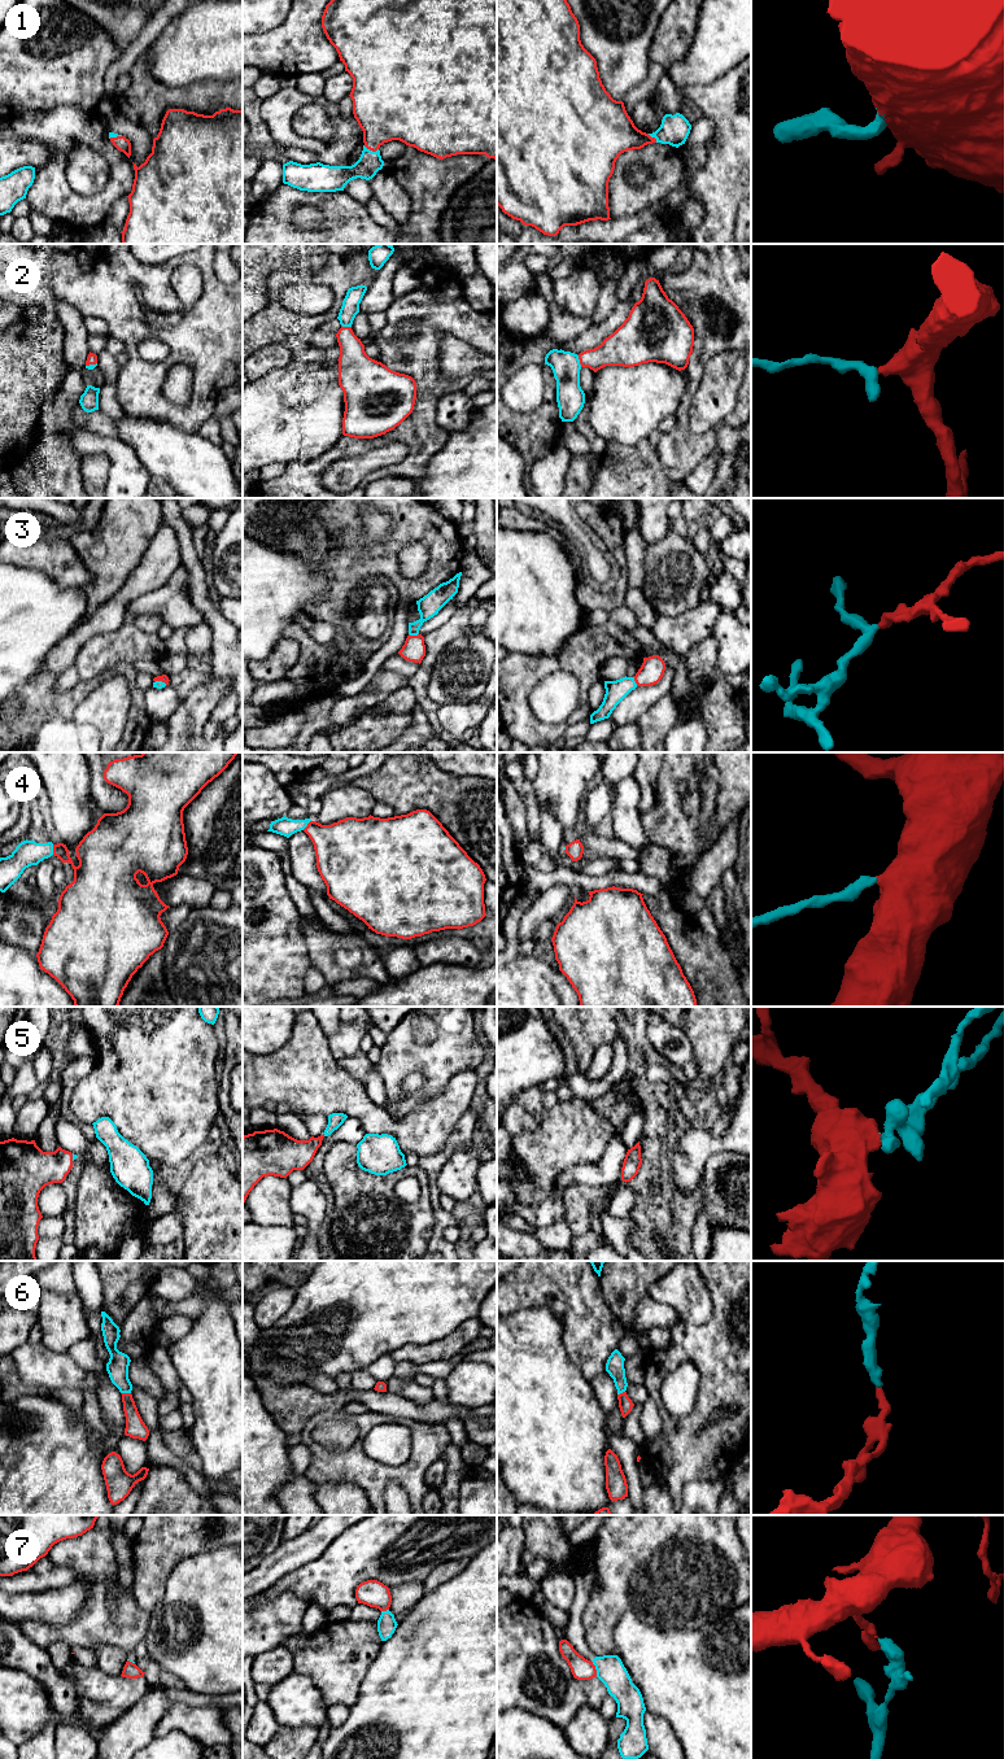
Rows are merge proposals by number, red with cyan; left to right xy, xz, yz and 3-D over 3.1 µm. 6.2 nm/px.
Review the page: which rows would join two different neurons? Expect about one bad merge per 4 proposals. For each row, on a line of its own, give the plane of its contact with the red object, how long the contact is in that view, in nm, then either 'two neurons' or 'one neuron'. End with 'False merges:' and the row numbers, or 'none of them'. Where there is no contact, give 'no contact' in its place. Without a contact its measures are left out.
1: xz | 100 nm | one neuron
2: yz | 80 nm | one neuron
3: xz | 60 nm | one neuron
4: xy | 60 nm | one neuron
5: xy | 50 nm | one neuron
6: xy | 60 nm | one neuron
7: yz | 110 nm | two neurons
False merges: 7

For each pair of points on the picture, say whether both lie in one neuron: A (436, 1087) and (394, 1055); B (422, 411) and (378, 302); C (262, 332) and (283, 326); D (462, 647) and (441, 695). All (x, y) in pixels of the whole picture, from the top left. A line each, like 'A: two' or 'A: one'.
A: one
B: two
C: one
D: one

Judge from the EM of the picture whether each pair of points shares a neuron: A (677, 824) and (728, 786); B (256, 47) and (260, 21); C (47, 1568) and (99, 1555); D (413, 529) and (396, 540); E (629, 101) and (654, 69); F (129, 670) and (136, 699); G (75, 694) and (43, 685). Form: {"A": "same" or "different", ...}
{"A": "different", "B": "different", "C": "different", "D": "same", "E": "same", "F": "same", "G": "same"}

